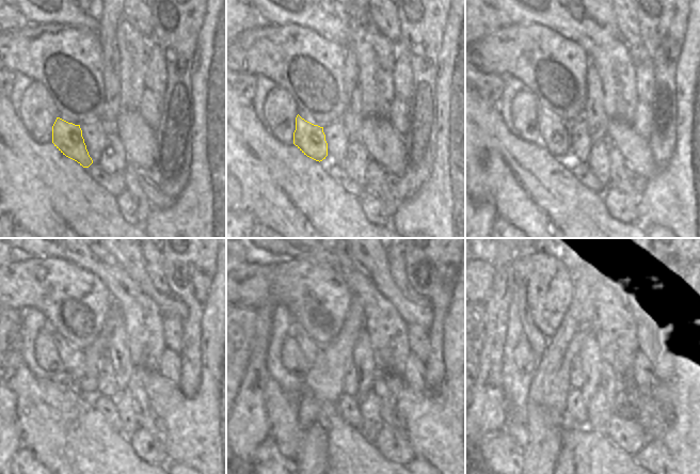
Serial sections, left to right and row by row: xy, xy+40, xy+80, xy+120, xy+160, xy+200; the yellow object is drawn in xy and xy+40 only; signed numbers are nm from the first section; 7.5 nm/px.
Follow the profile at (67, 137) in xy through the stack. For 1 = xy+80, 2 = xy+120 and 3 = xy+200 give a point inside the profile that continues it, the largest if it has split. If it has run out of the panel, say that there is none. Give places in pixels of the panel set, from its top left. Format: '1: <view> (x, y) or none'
1: xy+80 (553, 130)
2: xy+120 (73, 360)
3: xy+200 (539, 342)

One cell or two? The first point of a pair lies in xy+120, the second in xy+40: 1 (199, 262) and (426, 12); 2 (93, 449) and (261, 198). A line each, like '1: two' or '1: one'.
1: one
2: one

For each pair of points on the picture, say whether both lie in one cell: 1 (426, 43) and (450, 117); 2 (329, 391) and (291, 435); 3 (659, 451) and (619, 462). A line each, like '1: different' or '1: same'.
1: different
2: different
3: different

